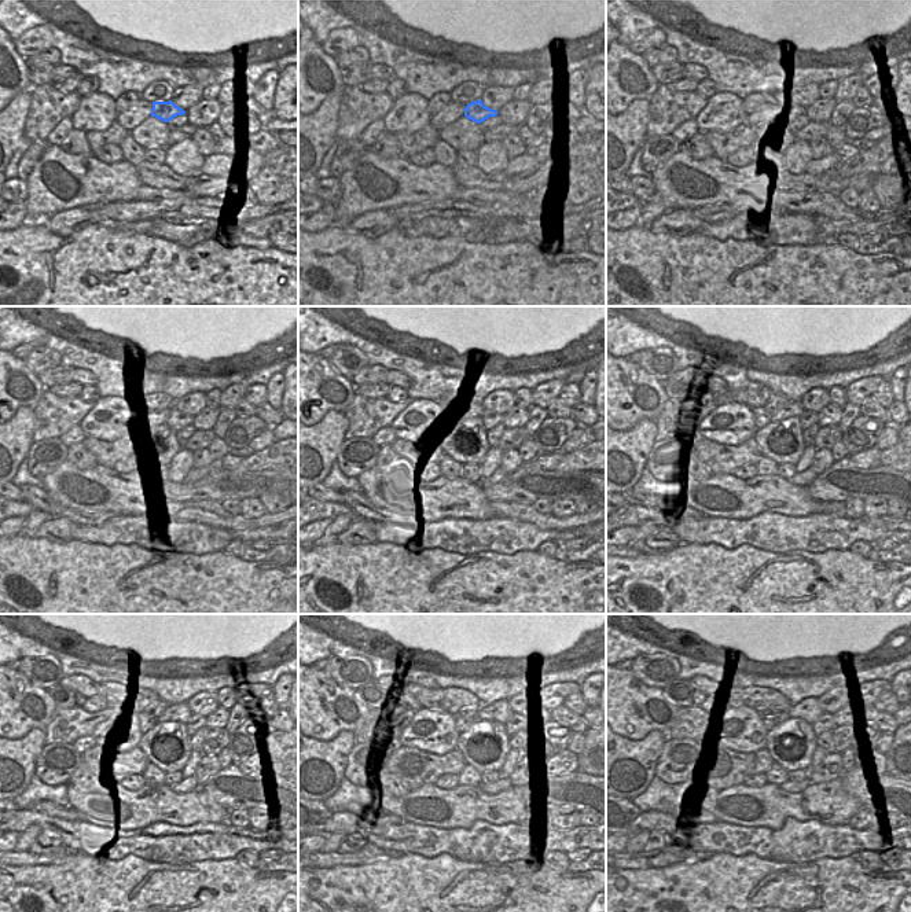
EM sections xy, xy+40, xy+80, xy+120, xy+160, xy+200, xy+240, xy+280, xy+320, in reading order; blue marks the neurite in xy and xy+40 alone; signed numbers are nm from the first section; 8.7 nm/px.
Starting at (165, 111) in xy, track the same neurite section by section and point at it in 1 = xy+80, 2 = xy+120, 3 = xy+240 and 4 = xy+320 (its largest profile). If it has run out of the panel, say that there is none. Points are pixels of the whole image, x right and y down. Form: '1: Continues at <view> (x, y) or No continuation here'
1: Continues at xy+80 (786, 110)
2: Continues at xy+120 (177, 420)
3: Continues at xy+240 (198, 727)
4: Continues at xy+320 (825, 723).

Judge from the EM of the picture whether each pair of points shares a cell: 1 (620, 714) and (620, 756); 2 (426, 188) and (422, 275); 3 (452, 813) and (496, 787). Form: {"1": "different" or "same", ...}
{"1": "different", "2": "different", "3": "different"}

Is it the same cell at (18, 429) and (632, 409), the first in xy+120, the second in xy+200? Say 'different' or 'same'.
different

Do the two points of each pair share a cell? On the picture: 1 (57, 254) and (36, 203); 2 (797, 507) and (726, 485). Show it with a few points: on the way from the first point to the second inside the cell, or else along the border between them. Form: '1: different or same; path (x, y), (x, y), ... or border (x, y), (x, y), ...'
1: different; border (29, 220), (37, 224)
2: same; path (779, 496), (744, 495)

